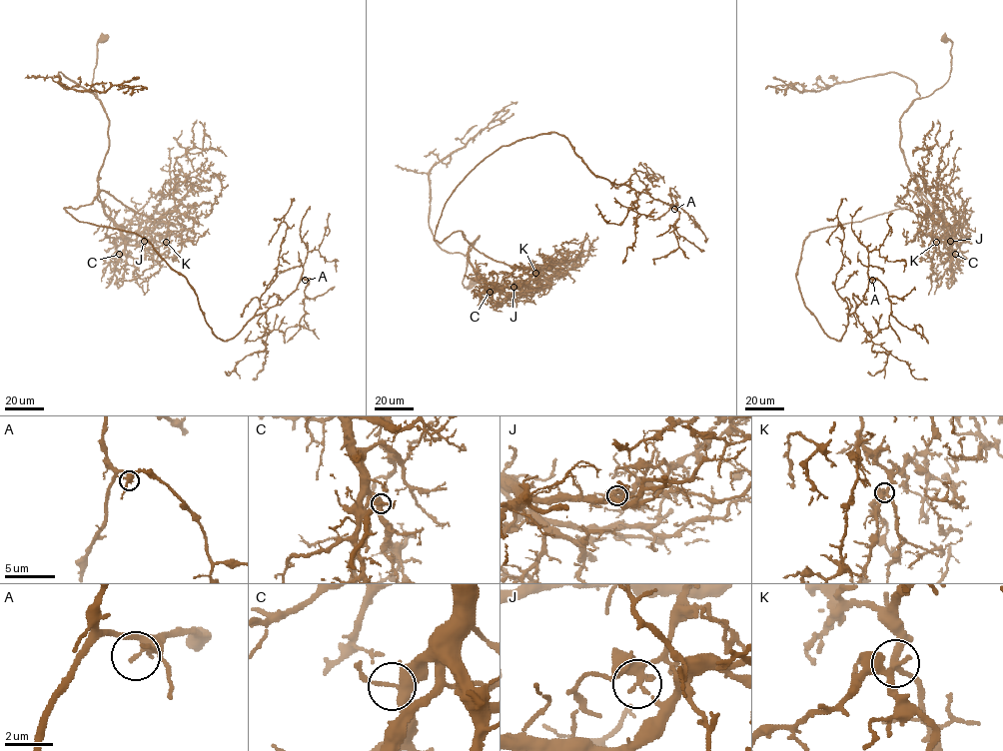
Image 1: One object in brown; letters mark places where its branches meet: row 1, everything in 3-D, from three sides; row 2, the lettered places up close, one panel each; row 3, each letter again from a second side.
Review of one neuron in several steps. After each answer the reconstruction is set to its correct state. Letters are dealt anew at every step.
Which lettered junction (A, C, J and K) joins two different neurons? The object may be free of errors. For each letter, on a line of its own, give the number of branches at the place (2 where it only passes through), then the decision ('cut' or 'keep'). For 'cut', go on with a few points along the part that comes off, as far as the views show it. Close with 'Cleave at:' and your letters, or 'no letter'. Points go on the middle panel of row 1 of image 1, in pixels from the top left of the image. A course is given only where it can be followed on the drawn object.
A: branches 4; keep
C: branches 4; keep
J: branches 4; cut; course (513, 287), (475, 272), (469, 248), (479, 236), (465, 256), (438, 244), (429, 171), (516, 101)
K: branches 4; keep
Cleave at: J

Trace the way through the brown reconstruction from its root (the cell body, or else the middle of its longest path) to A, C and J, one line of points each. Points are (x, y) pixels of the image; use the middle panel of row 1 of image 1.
A: (474, 280), (479, 236), (495, 289), (539, 279), (434, 240), (522, 139), (562, 135), (674, 209)
C: (474, 280), (468, 288), (463, 285), (469, 252), (479, 236), (469, 258), (474, 271), (495, 286), (490, 292)
J: (474, 280), (468, 288), (463, 285), (469, 252), (479, 236), (469, 251), (474, 271), (486, 283), (513, 287)

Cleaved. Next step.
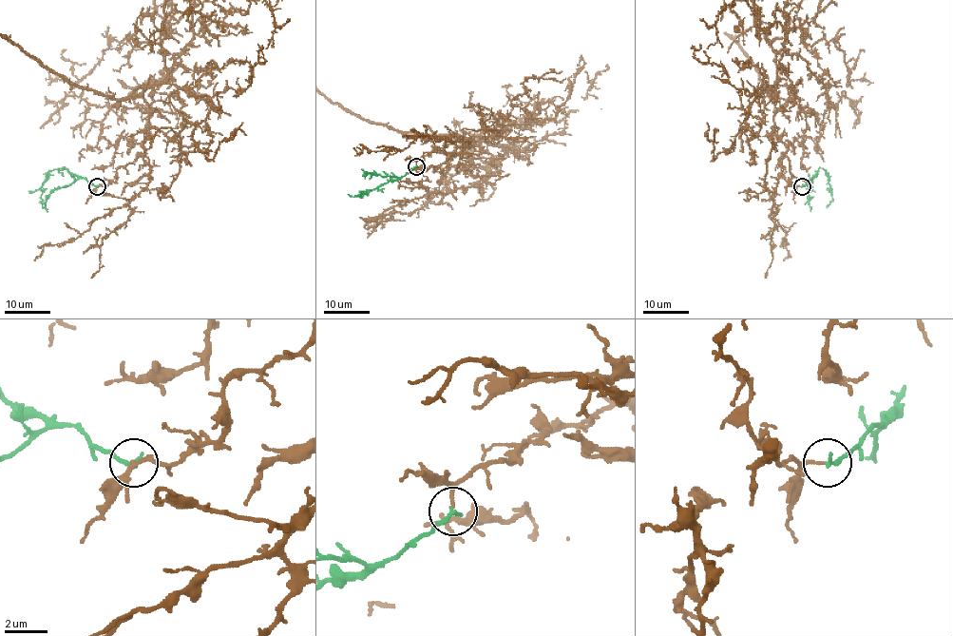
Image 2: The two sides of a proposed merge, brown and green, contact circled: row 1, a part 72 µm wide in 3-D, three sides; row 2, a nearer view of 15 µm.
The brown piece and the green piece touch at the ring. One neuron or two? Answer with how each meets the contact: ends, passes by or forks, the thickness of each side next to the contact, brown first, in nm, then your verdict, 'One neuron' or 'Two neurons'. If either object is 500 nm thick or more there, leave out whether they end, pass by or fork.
At the ring brown passes by. At the ring green ends. Thickness 90 nm (brown) against 200 nm. One neuron

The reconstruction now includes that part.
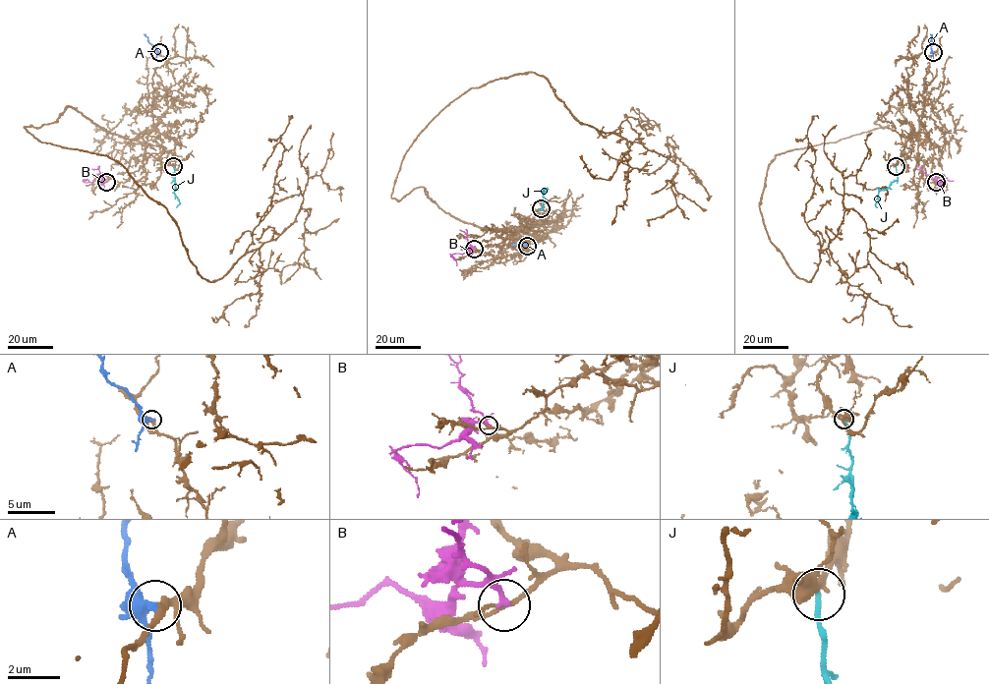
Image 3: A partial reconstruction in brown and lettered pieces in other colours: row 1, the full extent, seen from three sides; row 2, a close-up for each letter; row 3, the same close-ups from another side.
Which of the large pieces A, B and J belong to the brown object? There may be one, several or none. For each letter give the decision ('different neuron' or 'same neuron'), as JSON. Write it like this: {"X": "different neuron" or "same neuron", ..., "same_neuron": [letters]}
{"A": "different neuron", "B": "different neuron", "J": "same neuron", "same_neuron": ["J"]}

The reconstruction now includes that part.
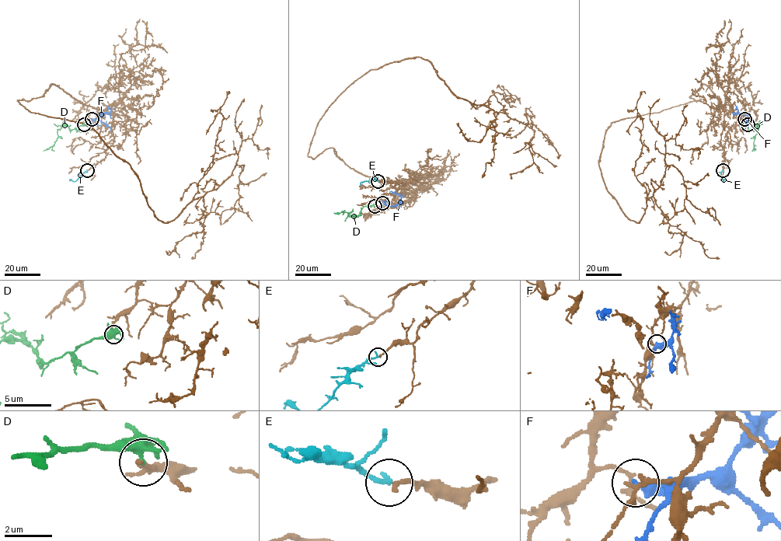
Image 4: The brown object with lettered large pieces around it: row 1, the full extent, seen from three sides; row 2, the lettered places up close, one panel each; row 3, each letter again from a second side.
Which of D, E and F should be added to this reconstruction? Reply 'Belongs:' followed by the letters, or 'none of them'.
Belongs: E

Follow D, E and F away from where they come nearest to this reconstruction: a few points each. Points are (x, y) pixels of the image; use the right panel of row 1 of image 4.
D: (748, 124), (750, 130), (757, 126), (758, 128), (753, 144), (754, 151)
E: (723, 170), (723, 181), (726, 180)
F: (744, 119), (747, 113), (733, 115)

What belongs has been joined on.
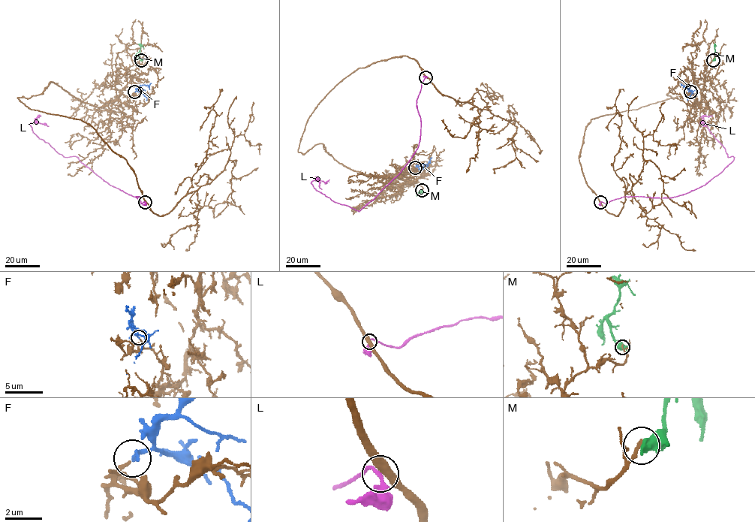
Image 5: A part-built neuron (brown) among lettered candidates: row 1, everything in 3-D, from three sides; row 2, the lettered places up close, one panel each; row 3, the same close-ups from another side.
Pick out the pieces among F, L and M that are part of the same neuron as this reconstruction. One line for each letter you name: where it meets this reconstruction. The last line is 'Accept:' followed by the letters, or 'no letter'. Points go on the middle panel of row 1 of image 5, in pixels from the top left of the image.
F: Touches brown at (415, 167)
Accept: F

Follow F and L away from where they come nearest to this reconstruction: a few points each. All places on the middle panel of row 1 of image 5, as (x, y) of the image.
F: (415, 167), (426, 164), (431, 157)
L: (425, 77), (416, 101), (418, 146), (401, 172), (359, 210), (332, 201), (311, 182), (317, 179), (321, 189)

